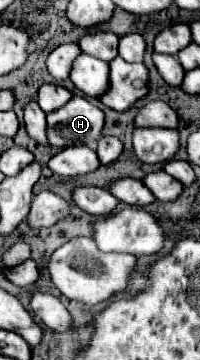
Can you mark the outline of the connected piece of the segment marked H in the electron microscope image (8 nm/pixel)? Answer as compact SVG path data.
M72 97L64 107L46 115L48 141L52 147L64 149L70 145L94 147L102 137L104 113L84 97Z

